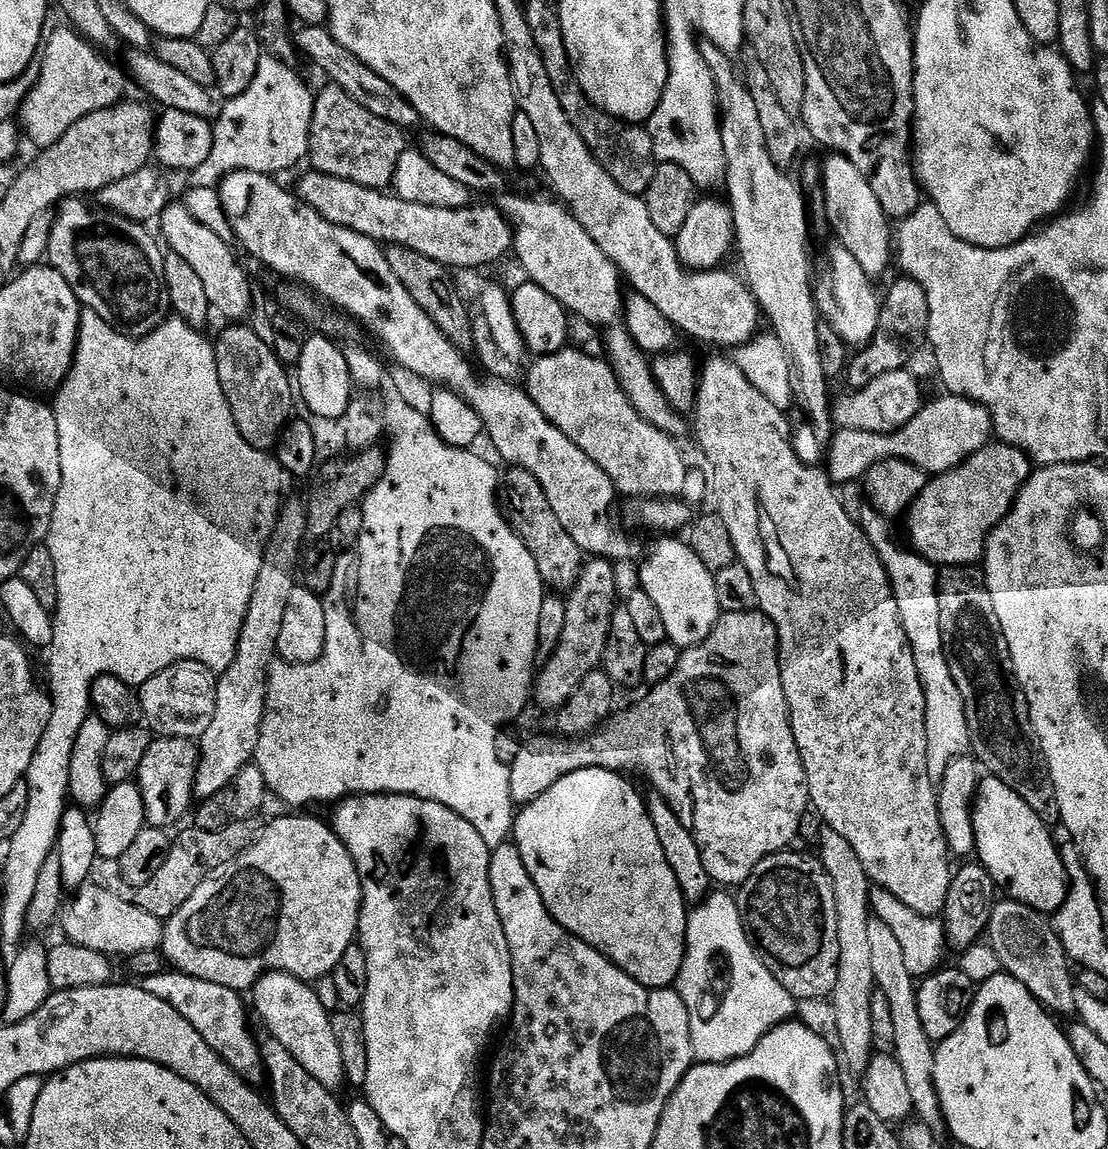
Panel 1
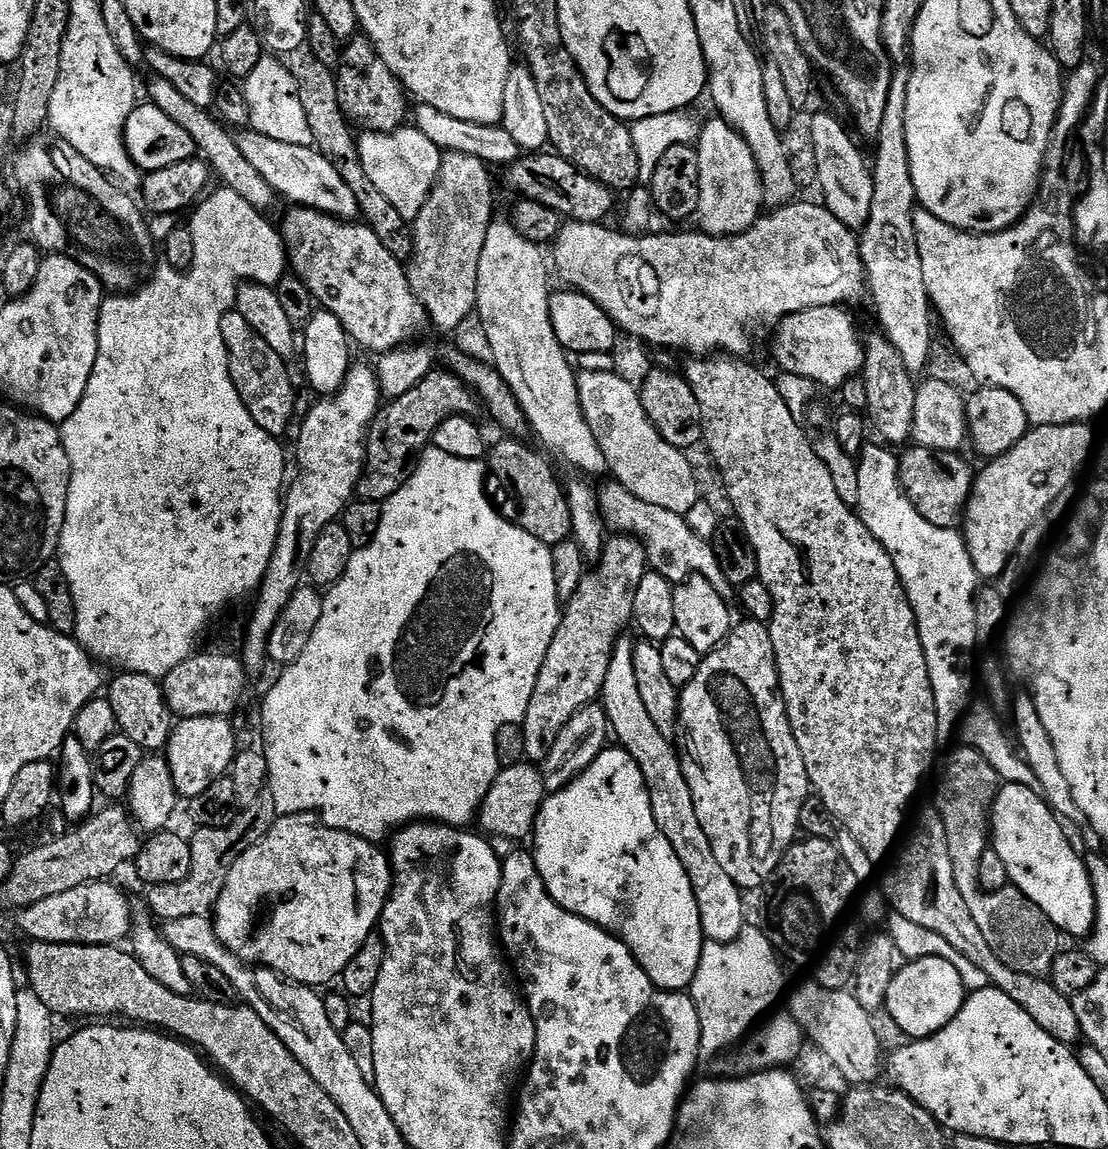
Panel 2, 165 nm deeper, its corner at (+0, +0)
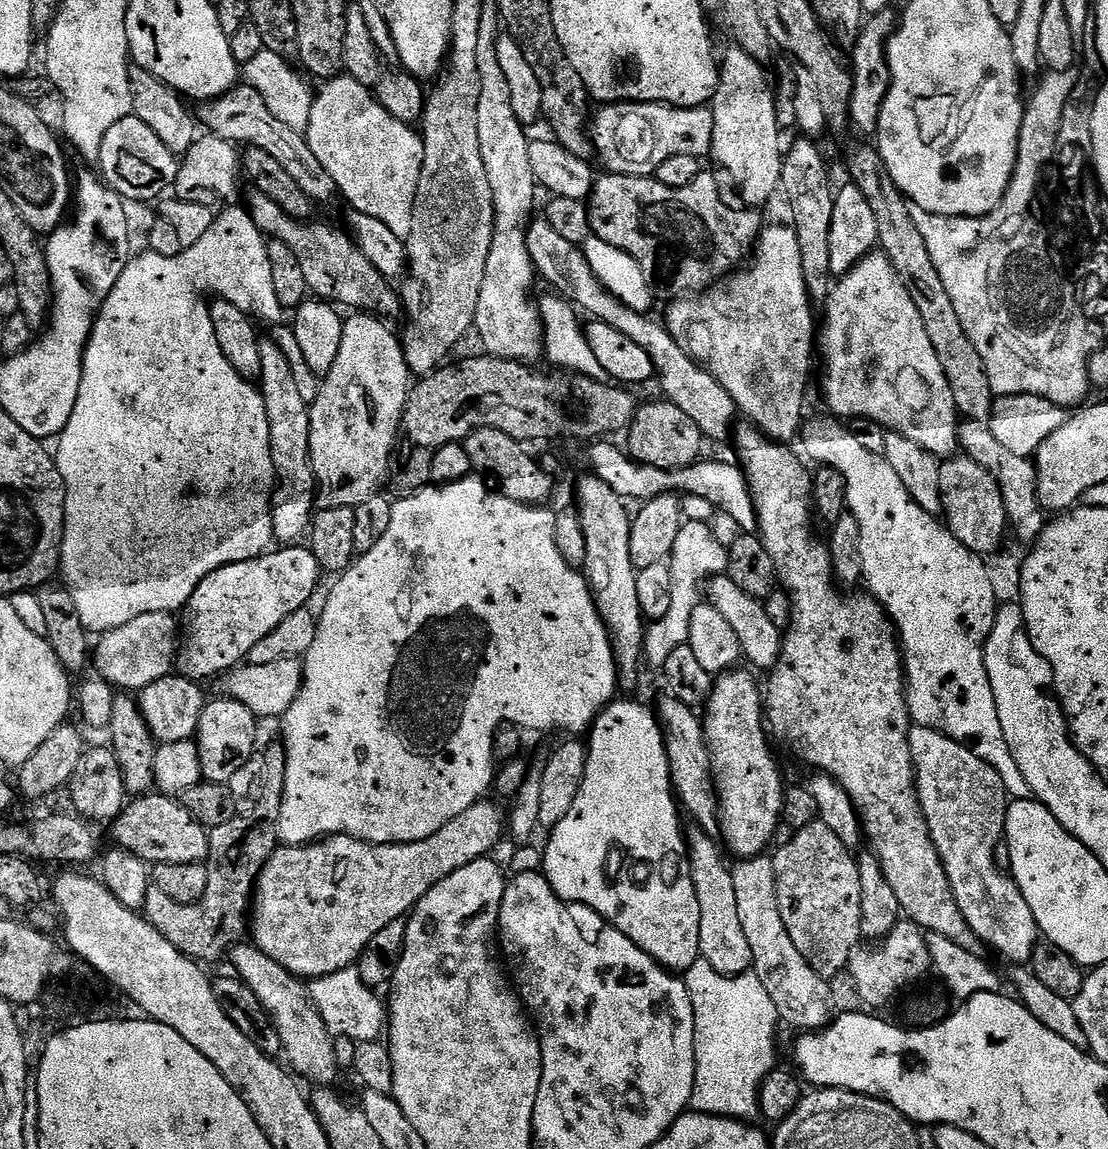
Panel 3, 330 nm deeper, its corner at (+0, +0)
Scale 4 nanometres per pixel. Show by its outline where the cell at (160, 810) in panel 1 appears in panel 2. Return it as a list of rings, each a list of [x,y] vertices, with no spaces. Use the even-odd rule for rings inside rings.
[[[199,716],[189,720],[181,719],[173,727],[166,747],[166,759],[174,786],[181,797],[191,798],[202,794],[231,769],[232,761],[238,755],[236,732],[231,719],[222,716]]]

